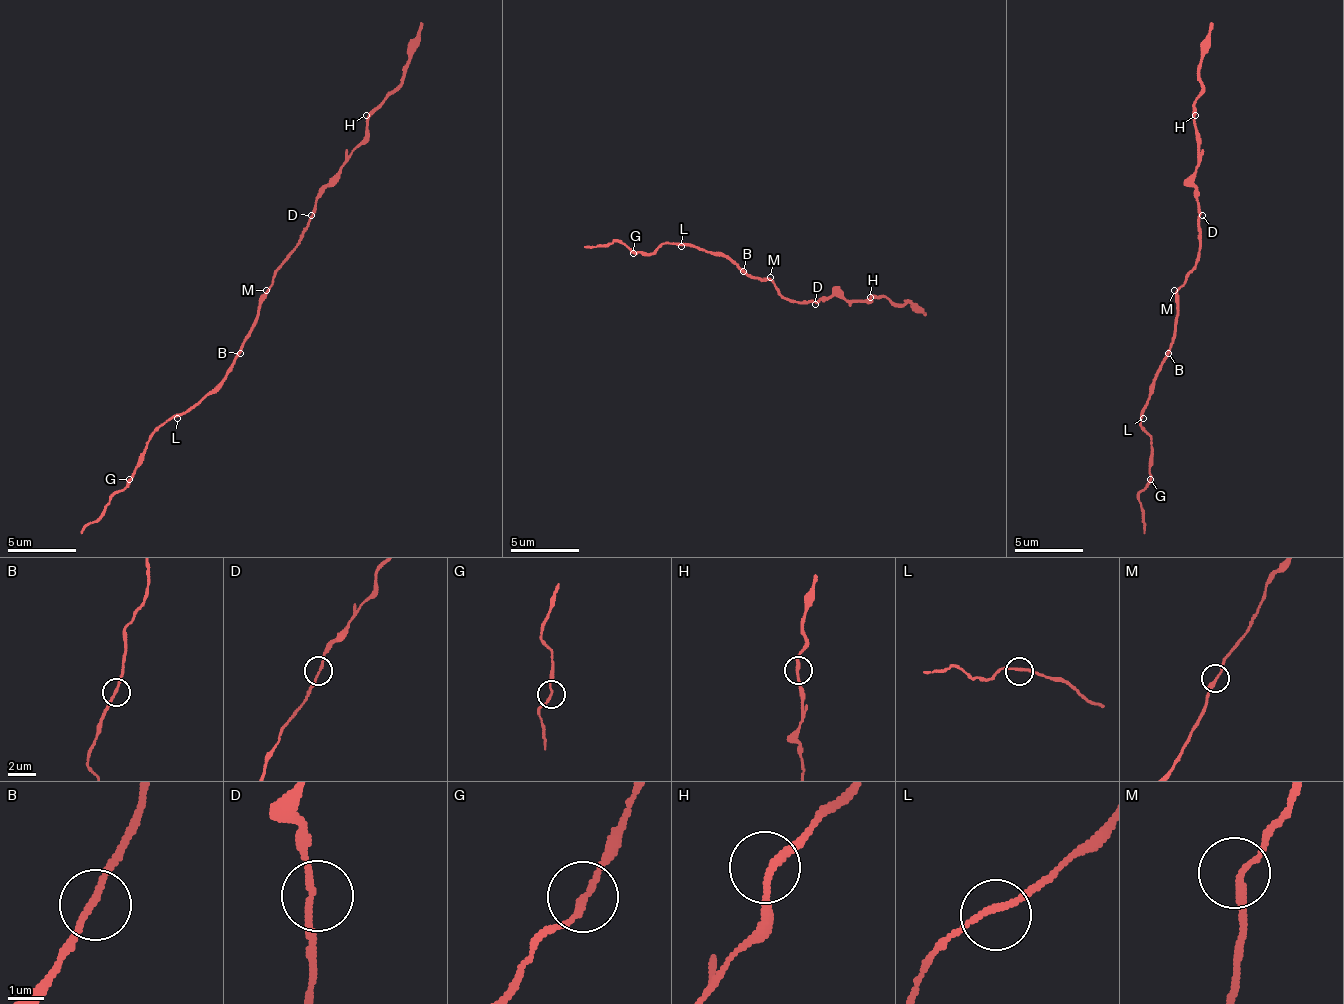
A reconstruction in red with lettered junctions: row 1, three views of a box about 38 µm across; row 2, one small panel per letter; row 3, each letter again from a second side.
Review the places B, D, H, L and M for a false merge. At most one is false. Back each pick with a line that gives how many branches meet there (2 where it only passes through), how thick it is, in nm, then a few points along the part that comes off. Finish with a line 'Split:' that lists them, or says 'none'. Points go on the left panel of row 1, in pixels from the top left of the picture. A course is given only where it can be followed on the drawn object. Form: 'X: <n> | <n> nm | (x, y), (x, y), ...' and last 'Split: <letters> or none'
Split: none

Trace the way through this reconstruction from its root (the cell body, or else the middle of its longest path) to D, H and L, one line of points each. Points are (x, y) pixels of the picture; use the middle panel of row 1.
D: (770, 280), (784, 297), (791, 301), (811, 301), (815, 304)
H: (770, 280), (791, 301), (825, 301), (828, 297), (866, 301), (870, 297)
L: (770, 280), (749, 277), (732, 259), (725, 259), (715, 253), (705, 253), (694, 246), (681, 246)

